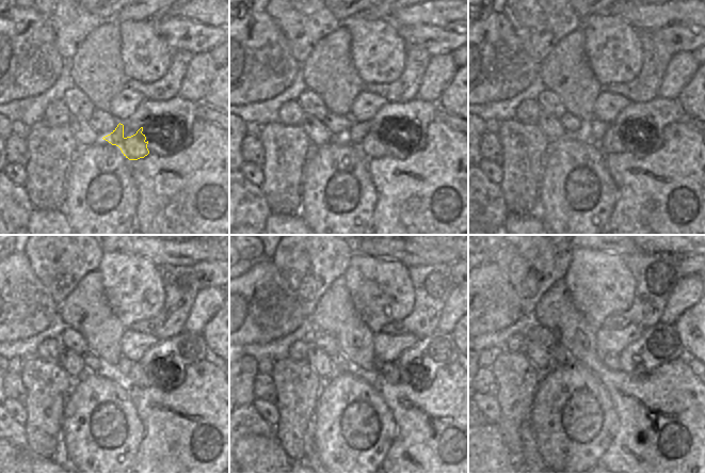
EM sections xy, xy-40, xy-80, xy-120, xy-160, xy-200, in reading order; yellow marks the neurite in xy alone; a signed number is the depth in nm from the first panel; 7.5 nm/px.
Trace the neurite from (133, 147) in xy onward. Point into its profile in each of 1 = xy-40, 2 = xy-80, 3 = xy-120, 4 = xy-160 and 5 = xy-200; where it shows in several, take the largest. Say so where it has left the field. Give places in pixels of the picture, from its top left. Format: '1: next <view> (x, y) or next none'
1: next xy-40 (372, 143)
2: next xy-80 (609, 138)
3: next xy-120 (126, 369)
4: next xy-160 (374, 365)
5: next xy-200 (612, 361)

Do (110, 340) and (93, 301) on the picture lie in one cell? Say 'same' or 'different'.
same

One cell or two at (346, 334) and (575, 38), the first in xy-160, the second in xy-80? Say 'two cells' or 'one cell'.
one cell

